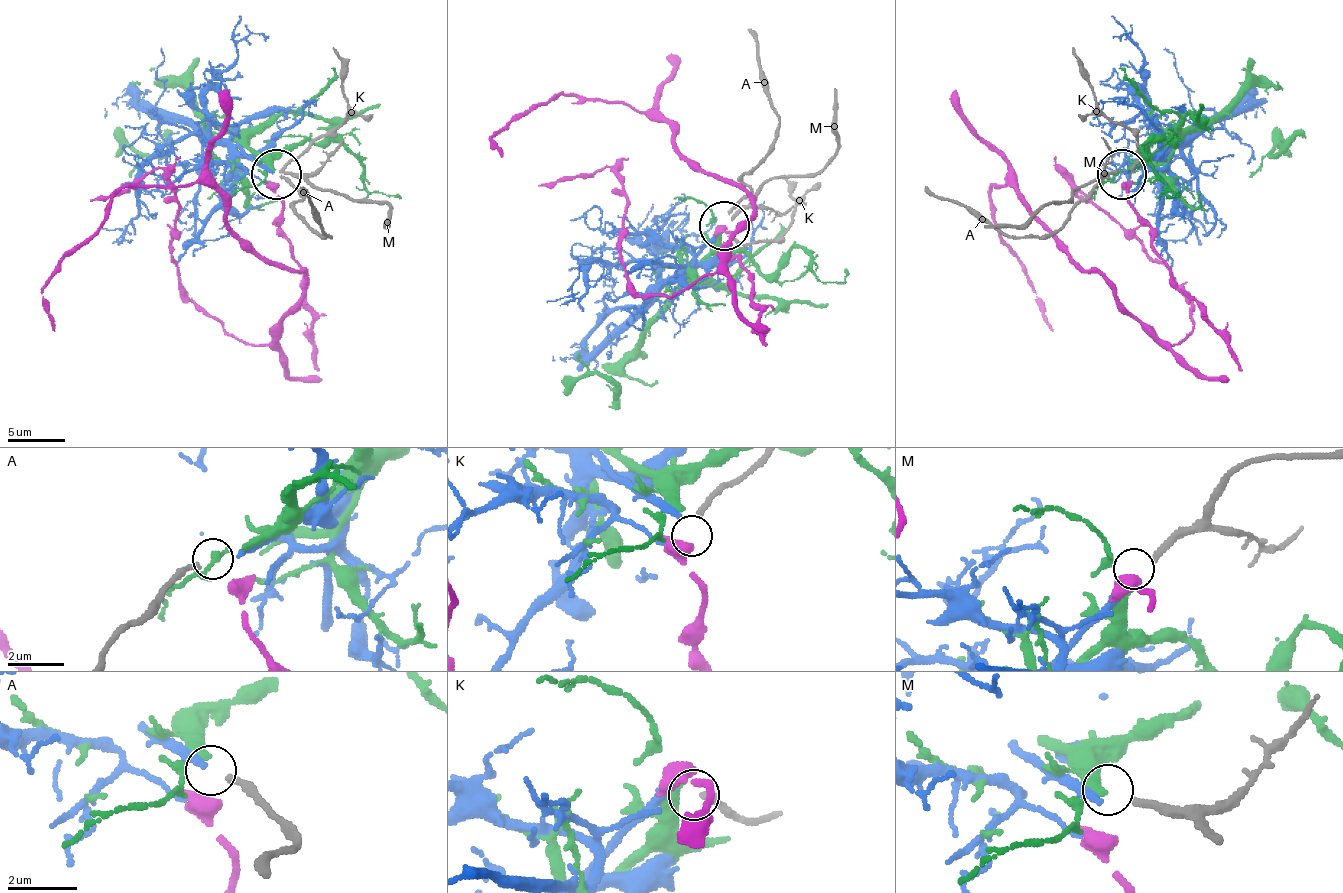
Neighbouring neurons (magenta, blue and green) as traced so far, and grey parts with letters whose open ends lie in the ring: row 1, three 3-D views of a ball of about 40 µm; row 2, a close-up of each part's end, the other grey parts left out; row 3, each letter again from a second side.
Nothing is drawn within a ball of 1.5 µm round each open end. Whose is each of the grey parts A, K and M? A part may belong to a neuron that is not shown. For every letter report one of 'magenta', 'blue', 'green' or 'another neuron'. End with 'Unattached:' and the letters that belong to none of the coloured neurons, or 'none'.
A: blue
K: magenta
M: green
Unattached: none

